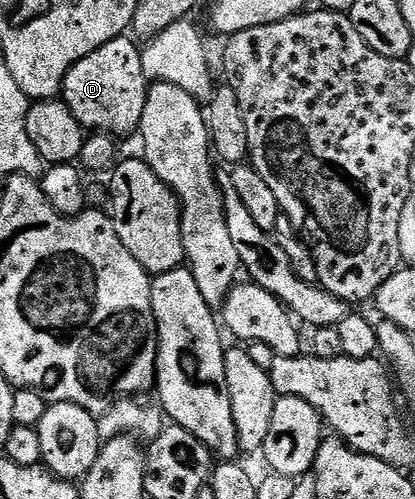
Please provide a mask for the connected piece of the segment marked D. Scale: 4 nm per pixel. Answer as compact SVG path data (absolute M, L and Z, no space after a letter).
M127 34L113 38L113 42L105 42L105 46L93 50L93 54L81 58L65 74L61 99L85 130L105 132L116 138L140 131L149 81L142 66L140 45L134 42Z

